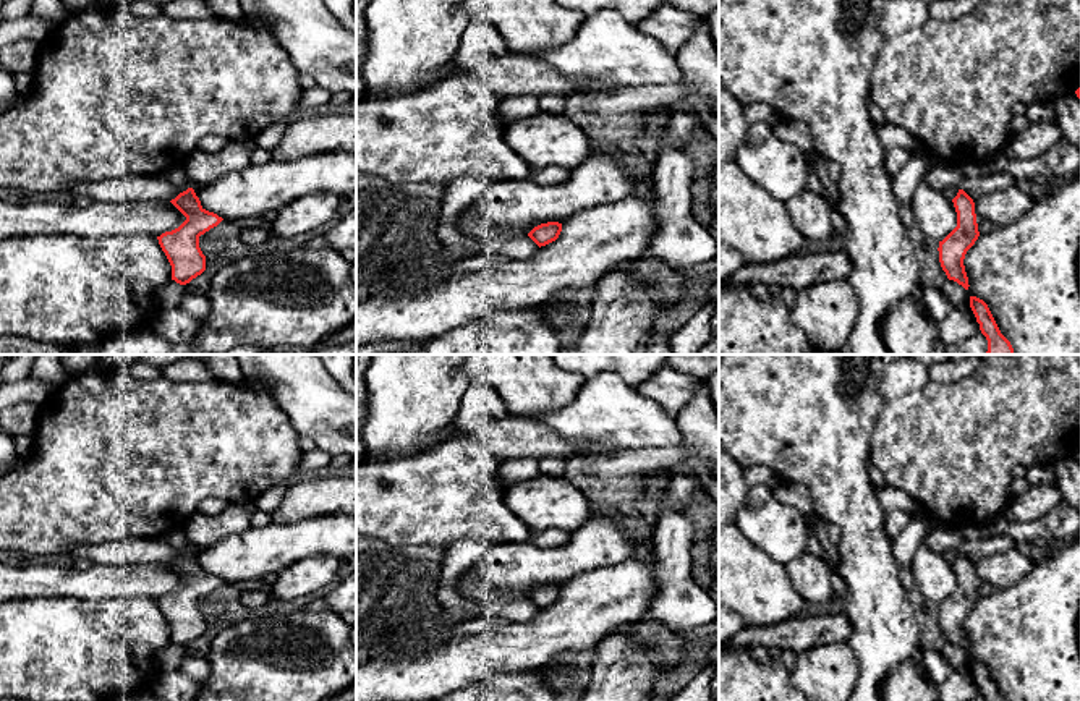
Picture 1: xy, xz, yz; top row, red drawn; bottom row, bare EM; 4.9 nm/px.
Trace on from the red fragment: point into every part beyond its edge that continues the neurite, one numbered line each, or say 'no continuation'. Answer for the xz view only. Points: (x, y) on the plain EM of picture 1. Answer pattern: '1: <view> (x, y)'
no continuation

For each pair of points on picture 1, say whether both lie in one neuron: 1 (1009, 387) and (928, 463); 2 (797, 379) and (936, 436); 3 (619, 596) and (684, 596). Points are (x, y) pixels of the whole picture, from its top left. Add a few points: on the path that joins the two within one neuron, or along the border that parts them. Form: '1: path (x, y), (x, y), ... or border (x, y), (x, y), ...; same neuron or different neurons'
1: path (990, 407), (948, 446); same neuron
2: border (884, 402), (873, 428), (870, 450); different neurons
3: border (654, 559), (656, 596), (640, 619); different neurons

